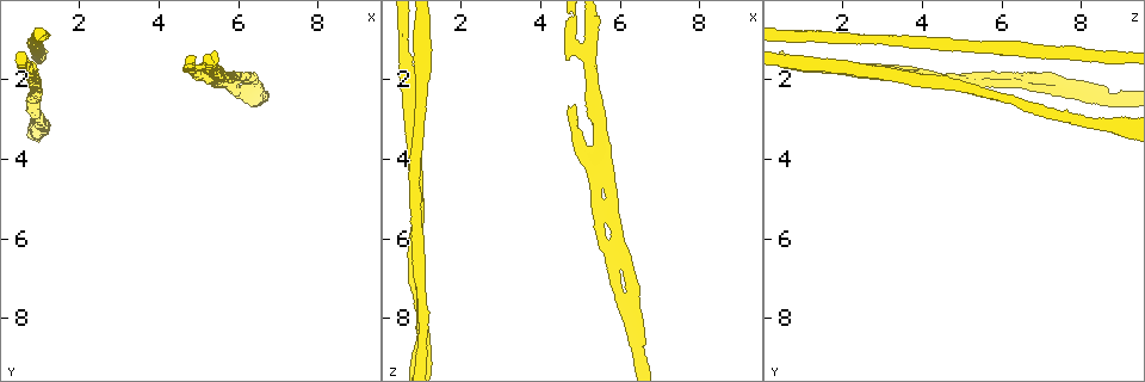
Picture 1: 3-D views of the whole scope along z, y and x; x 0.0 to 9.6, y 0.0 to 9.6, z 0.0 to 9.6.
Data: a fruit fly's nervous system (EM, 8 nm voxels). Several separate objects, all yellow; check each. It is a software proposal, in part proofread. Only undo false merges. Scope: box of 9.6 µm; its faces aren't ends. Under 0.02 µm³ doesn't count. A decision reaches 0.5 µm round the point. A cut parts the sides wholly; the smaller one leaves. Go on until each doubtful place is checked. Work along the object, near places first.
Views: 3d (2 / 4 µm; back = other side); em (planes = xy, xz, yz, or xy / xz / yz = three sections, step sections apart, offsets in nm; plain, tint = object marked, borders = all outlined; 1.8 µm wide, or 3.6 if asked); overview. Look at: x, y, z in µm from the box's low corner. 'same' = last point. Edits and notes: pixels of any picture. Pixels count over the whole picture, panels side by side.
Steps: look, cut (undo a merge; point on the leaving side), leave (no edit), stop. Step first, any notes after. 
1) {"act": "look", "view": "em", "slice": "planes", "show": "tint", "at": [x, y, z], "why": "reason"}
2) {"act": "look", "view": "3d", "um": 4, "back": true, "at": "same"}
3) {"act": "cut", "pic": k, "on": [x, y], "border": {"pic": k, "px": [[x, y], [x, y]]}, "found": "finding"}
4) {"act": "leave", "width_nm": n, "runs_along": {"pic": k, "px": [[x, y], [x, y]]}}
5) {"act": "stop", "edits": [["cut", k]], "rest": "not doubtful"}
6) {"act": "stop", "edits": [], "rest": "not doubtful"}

{"act": "look", "view": "em", "slice": "xy", "step": 16, "show": "tint", "at": [5.20, 1.70, 1.50], "why": "arms run side by side"}

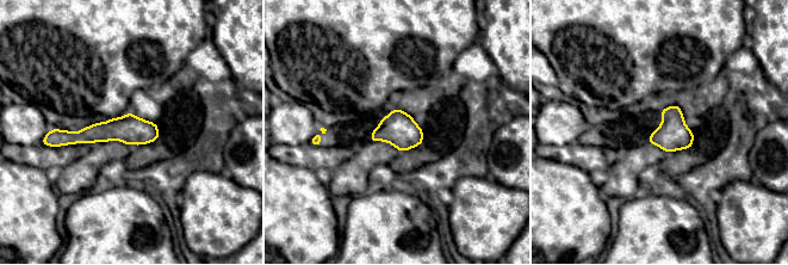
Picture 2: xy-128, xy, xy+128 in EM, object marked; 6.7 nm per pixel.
{"act": "look", "view": "em", "slice": "planes", "show": "tint", "at": "same", "why": "another direction"}

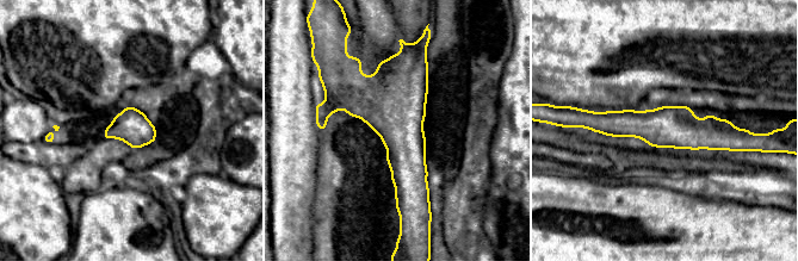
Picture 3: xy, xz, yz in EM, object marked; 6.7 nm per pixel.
{"act": "leave", "runs_along": {"pic": 3, "px": [[593, 123], [736, 135]]}, "found": "continuous, no second neuron"}

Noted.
{"act": "look", "view": "em", "slice": "planes", "show": "tint", "at": [5.45, 1.85, 4.15], "why": "four or more arms meet"}

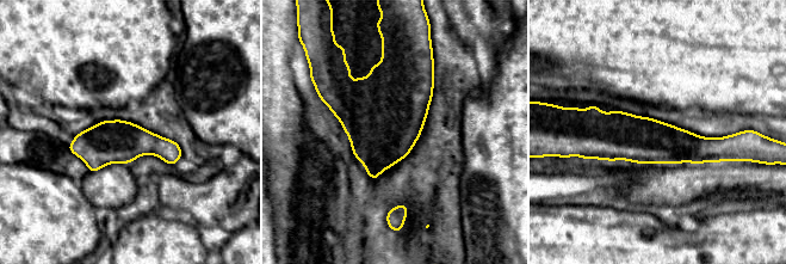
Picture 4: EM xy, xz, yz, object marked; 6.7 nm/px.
{"act": "leave", "width_nm": 300, "runs_along": {"pic": 4, "px": [[590, 127], [676, 146], [734, 139]]}, "found": "continuous, no second neuron"}

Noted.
{"act": "look", "view": "em", "um": 3.6, "slice": "planes", "show": "tint", "at": [6.50, 2.20, 8.30], "why": "touches itself"}

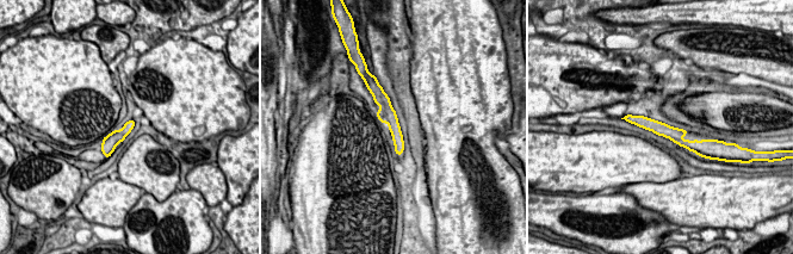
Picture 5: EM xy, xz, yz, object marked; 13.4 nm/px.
{"act": "leave", "runs_along": {"pic": 5, "px": [[629, 117], [691, 143]]}, "found": "continuous, no second neuron"}

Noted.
{"act": "look", "view": "3d", "um": 4, "back": true, "at": [5.65, 2.10, 6.20], "why": "touches itself"}

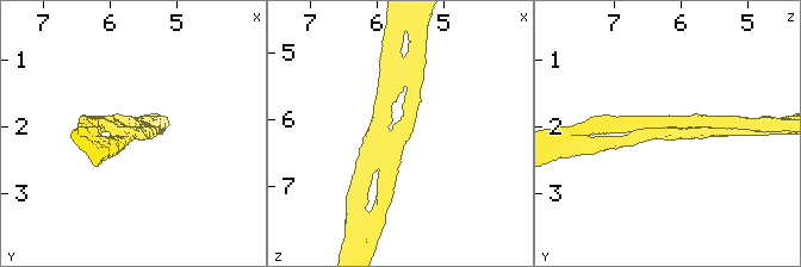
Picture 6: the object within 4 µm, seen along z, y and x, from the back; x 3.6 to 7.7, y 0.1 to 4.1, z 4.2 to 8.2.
{"act": "look", "view": "em", "um": 3.6, "slice": "planes", "show": "plain", "at": [5.60, 2.10, 6.15], "arm_widths_nm": [180, 190], "why": "now the EM"}

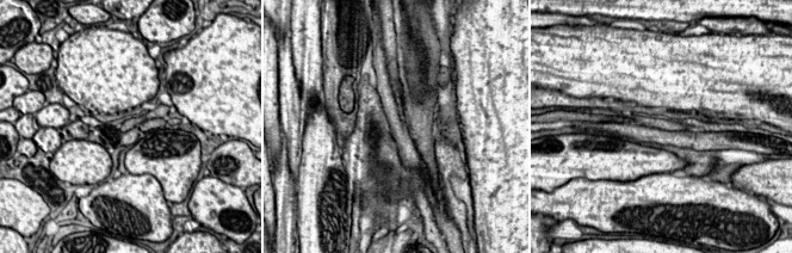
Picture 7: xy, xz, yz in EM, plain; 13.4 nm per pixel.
{"act": "look", "view": "em", "um": 3.6, "slice": "planes", "show": "tint", "at": "same"}

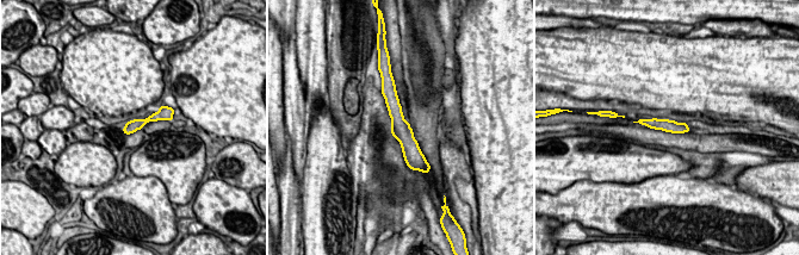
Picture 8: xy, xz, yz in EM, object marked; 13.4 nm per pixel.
{"act": "leave", "runs_along": {"pic": 8, "px": [[394, 93], [408, 160]]}, "found": "one neuron here"}

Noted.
{"act": "stop", "edits": [], "rest": "not doubtful"}

